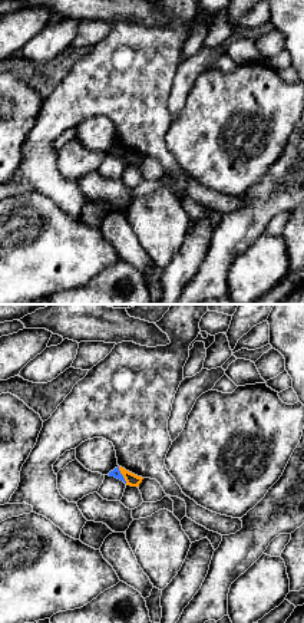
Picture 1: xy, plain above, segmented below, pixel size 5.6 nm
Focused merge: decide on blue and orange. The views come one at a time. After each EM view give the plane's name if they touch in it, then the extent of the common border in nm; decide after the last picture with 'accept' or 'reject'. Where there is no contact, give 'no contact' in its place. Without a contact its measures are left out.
xy | 110 nm

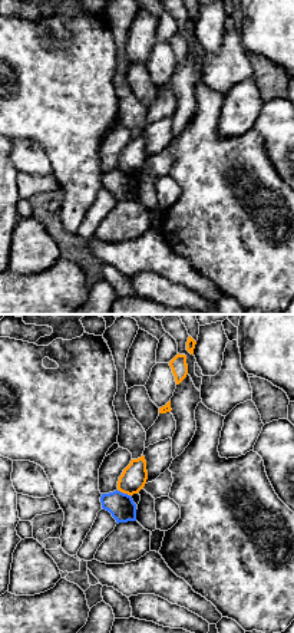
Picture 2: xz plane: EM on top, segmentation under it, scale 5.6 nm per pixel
xz | 90 nm

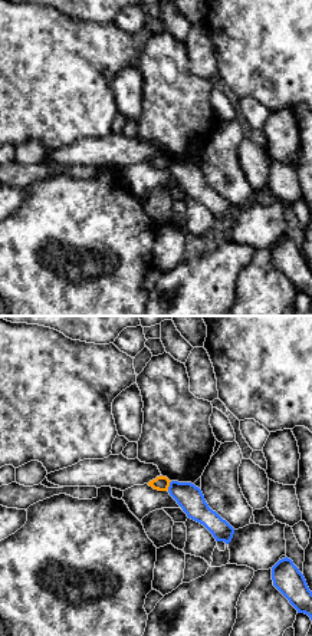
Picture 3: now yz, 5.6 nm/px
yz | 60 nm

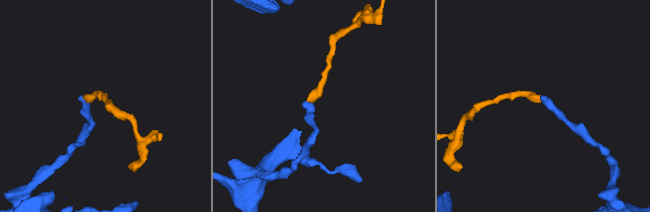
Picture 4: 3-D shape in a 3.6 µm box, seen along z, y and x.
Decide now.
reject

